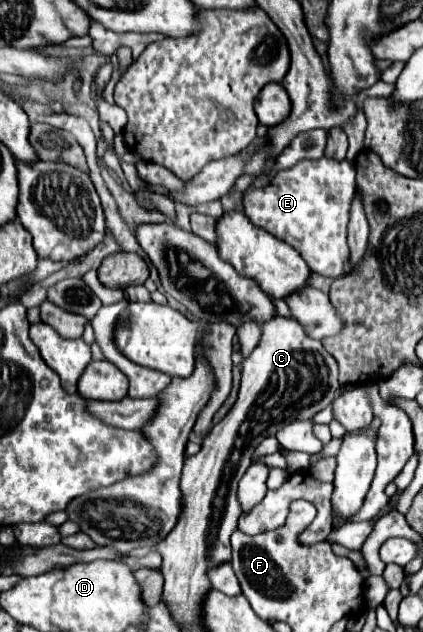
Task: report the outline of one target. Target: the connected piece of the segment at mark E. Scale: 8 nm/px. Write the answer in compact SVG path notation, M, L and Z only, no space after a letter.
M319 158L319 160L301 160L293 168L279 172L269 186L253 190L249 188L243 194L245 202L245 214L249 220L273 234L275 238L283 240L291 248L295 248L301 258L307 262L307 266L321 274L339 278L345 274L345 262L349 258L349 246L347 246L347 222L349 222L349 210L355 196L355 168L347 160L331 160L331 158Z

